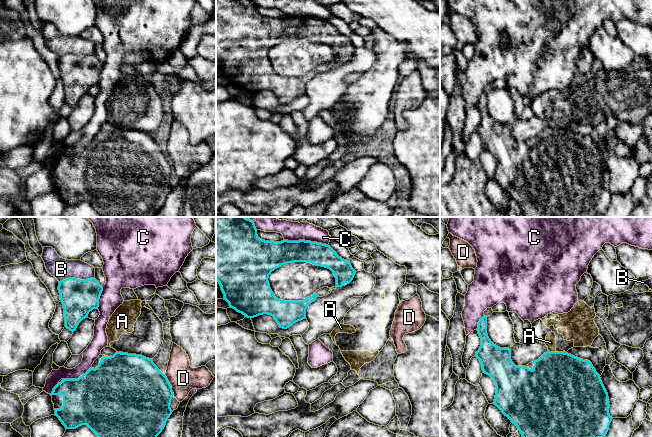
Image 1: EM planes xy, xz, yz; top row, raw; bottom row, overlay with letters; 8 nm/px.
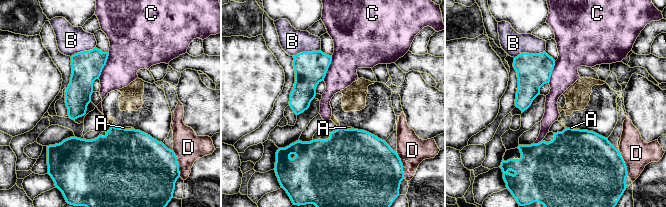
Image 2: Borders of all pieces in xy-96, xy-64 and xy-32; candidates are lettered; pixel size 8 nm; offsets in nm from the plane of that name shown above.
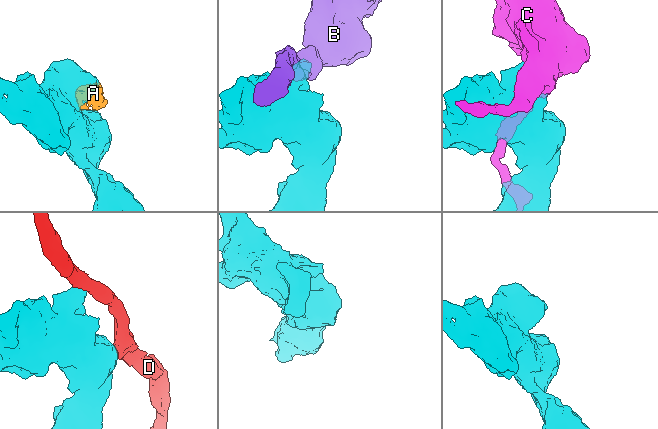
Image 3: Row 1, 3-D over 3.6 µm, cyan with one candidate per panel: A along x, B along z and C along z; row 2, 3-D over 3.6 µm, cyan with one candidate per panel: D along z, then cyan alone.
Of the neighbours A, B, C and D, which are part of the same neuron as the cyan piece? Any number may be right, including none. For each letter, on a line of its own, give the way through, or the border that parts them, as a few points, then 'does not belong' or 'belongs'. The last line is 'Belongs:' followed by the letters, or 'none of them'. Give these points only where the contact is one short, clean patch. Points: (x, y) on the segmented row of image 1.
A: along yz (549, 350), (556, 352) | does not belong
B: does not belong
C: does not belong
D: along xy (164, 374), (174, 394) | does not belong
Belongs: none of them

